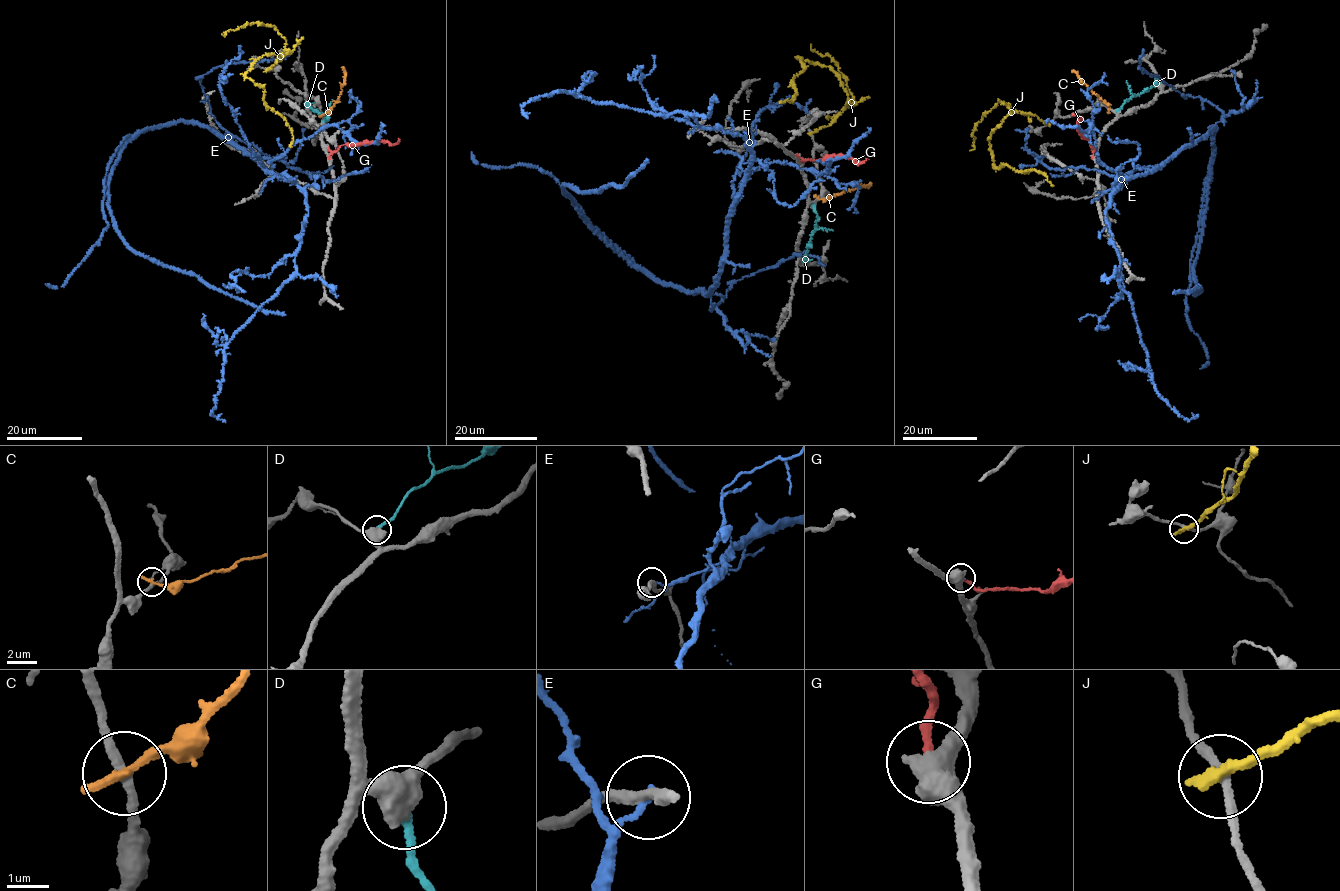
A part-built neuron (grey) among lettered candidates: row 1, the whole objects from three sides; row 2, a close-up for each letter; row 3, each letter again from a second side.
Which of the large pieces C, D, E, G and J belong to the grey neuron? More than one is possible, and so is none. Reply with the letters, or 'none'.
E

